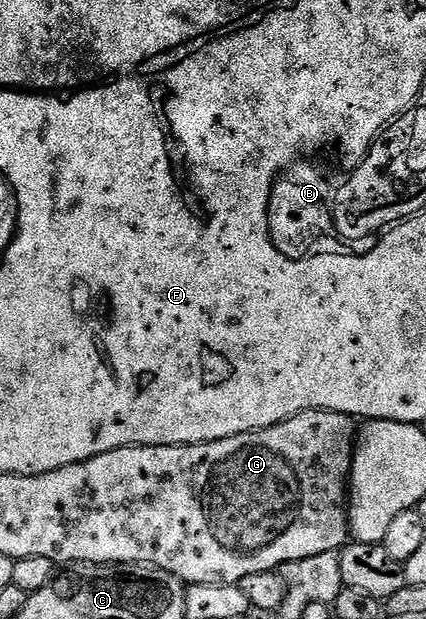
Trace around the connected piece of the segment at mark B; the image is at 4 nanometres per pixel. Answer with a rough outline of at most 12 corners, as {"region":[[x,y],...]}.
{"region":[[334,138],[275,170],[267,246],[283,262],[339,258]]}

